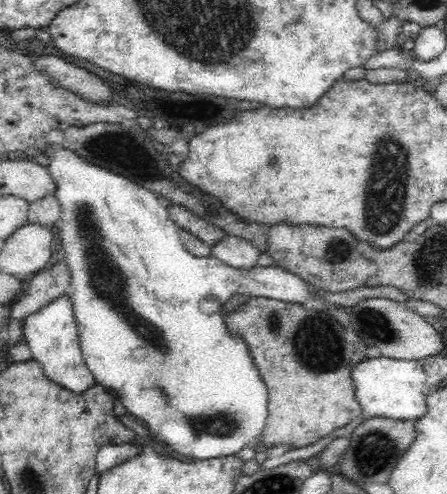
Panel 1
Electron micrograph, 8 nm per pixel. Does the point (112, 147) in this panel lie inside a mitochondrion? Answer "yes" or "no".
yes

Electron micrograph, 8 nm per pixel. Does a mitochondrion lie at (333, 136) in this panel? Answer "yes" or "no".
no

